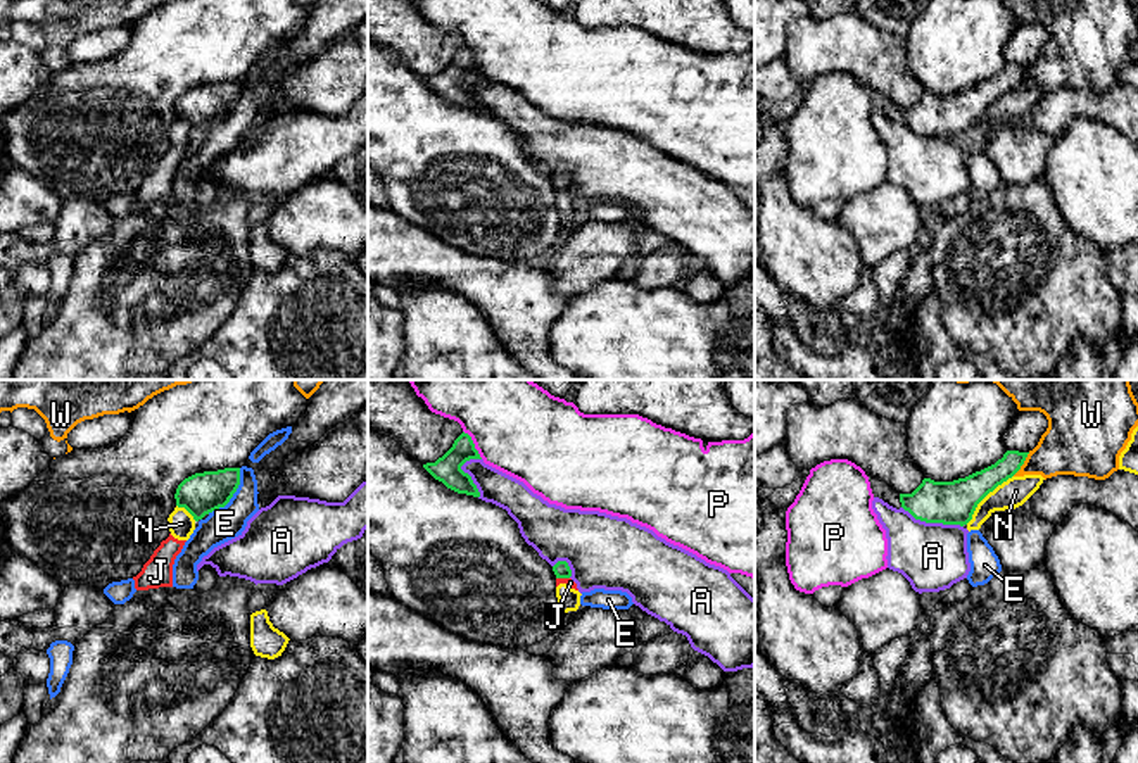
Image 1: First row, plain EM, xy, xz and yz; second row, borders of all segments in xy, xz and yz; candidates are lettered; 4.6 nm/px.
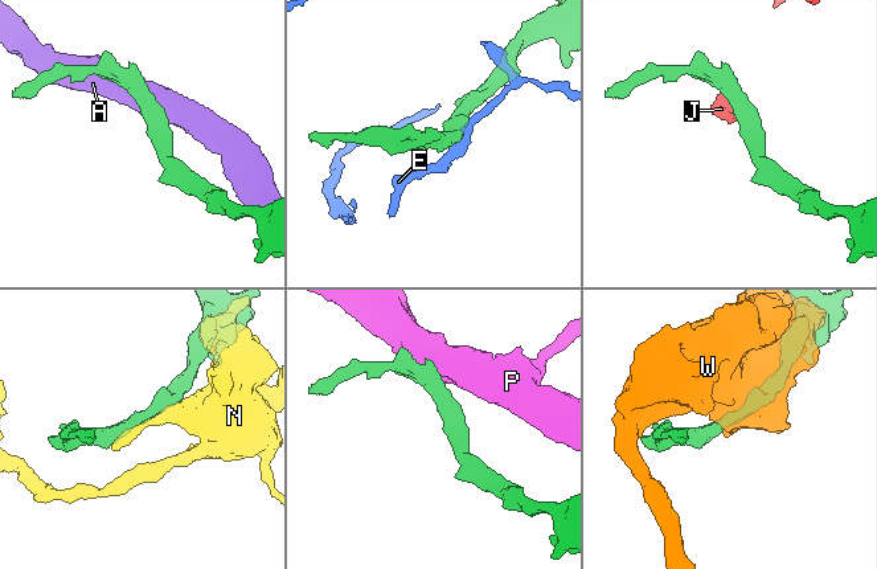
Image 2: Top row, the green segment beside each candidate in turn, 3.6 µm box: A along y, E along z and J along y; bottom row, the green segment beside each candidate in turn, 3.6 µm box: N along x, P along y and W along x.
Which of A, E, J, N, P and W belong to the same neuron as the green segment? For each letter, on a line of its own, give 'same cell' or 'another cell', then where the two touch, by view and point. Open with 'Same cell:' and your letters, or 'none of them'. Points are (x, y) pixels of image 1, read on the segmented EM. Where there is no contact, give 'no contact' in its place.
Same cell: none of them
A: another cell; contact yz (933, 522)
E: another cell; contact xy (232, 496)
J: another cell; contact xz (563, 577)
N: another cell; contact yz (985, 496)
P: another cell; contact xz (474, 444)
W: another cell; contact yz (1023, 463)

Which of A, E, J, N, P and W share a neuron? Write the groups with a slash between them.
A / E / J N / P / W

